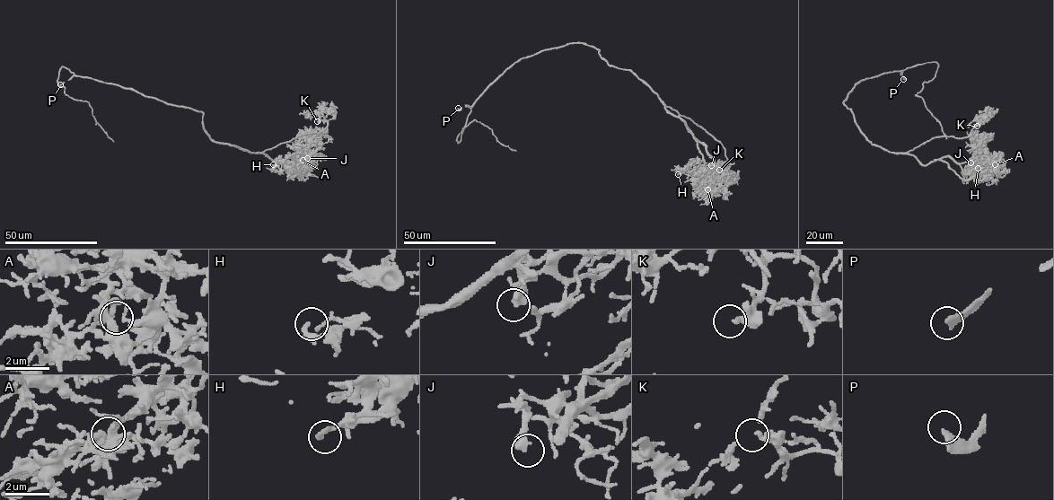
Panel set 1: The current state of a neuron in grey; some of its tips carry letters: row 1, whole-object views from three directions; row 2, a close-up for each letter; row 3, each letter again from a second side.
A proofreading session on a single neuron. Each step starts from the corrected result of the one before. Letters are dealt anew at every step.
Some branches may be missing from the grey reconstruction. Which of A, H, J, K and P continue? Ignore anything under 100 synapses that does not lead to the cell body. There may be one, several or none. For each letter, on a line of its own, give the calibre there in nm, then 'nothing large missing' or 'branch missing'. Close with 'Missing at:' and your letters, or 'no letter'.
A: calibre 180 nm; nothing large missing
H: calibre 140 nm; nothing large missing
J: calibre 440 nm; branch missing
K: calibre 320 nm; nothing large missing
P: calibre 300 nm; branch missing
Missing at: J, P

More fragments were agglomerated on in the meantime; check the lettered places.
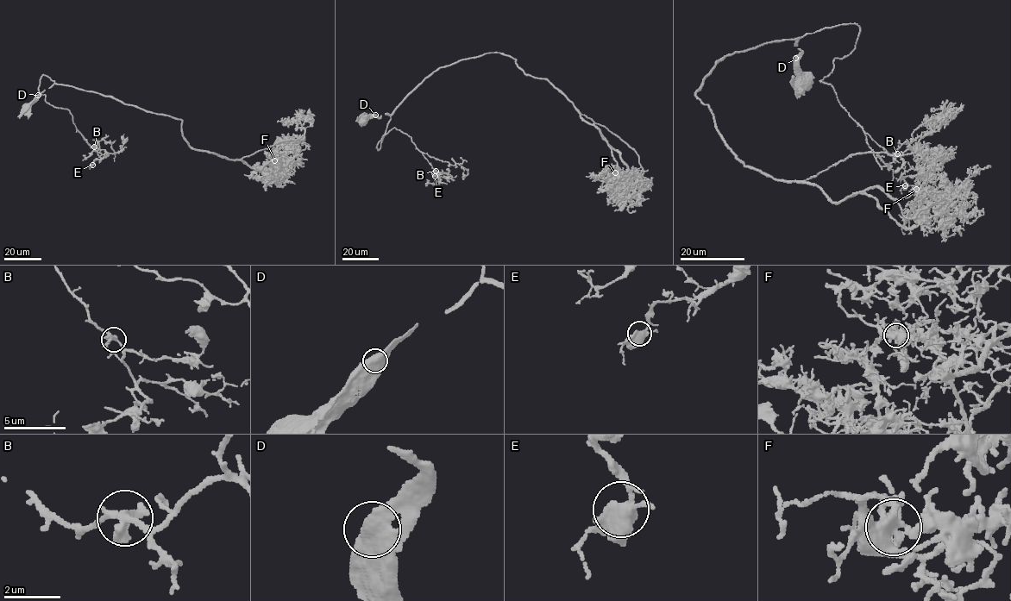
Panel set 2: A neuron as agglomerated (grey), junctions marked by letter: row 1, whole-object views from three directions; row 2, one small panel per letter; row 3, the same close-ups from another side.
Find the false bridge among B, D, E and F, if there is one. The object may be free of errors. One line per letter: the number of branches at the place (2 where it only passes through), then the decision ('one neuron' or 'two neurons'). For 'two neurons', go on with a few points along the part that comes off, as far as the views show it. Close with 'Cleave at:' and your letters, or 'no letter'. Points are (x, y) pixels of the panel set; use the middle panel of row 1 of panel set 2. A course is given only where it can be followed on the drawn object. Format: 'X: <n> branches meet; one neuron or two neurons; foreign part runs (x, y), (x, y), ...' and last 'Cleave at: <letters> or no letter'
B: 2 branches meet; one neuron
D: 1 branches meet; one neuron
E: 3 branches meet; one neuron
F: 2 branches meet; one neuron
Cleave at: no letter

